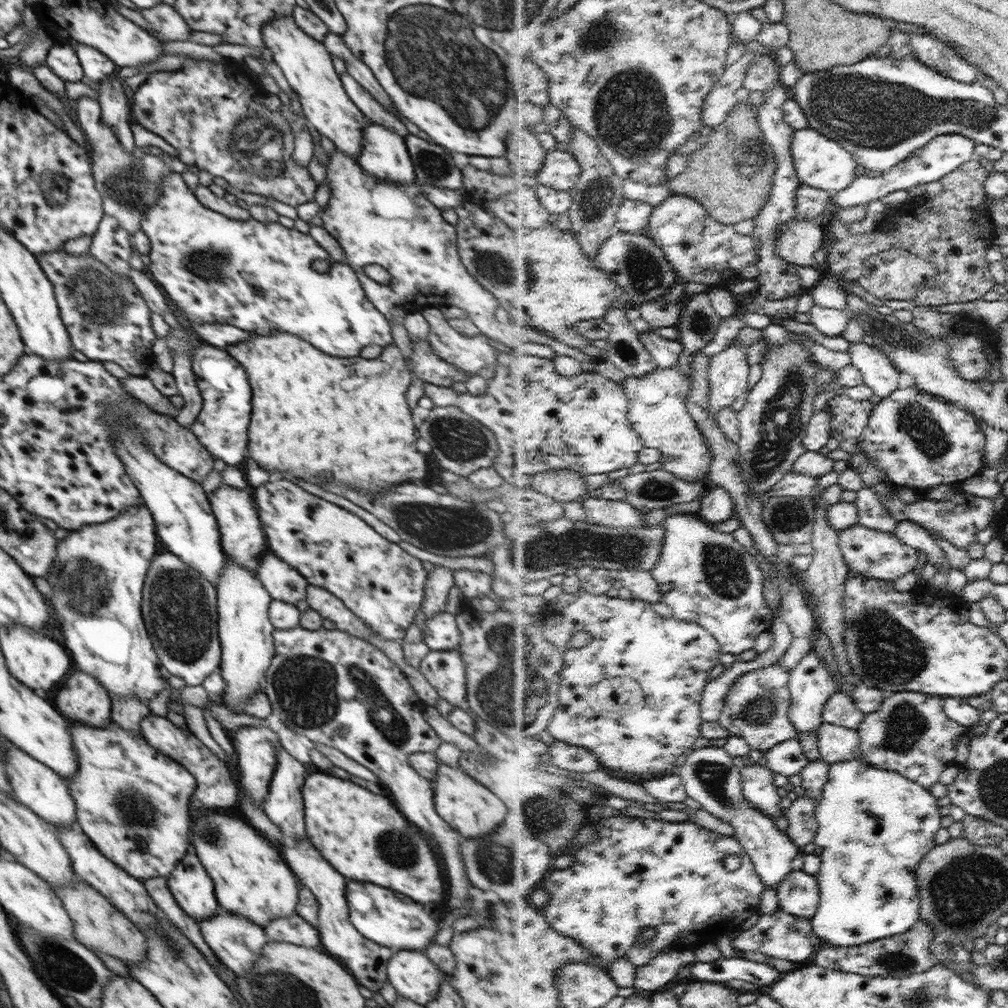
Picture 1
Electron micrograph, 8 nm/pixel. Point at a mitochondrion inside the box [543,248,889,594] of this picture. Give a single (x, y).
(780, 421)

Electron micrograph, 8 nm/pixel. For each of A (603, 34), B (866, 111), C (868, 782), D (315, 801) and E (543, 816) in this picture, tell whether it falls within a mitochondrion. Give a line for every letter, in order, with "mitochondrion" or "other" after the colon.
A: mitochondrion
B: mitochondrion
C: other
D: other
E: mitochondrion

